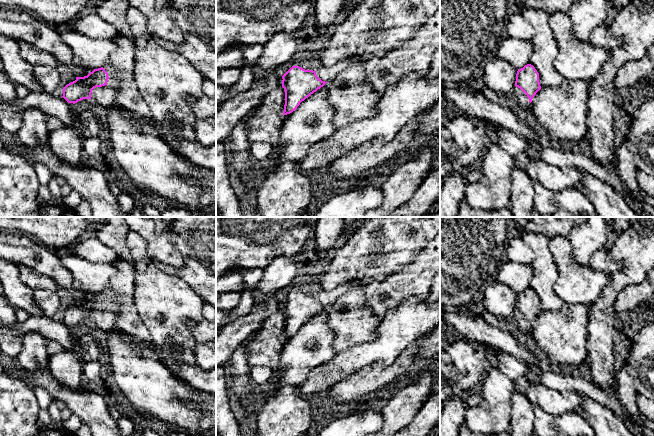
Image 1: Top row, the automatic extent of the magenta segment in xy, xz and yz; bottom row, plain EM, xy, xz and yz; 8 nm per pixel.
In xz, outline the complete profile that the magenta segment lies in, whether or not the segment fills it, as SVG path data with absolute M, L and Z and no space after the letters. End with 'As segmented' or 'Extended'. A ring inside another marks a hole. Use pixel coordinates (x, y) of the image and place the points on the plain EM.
M359 281L339 285L331 291L319 290L315 295L292 290L282 300L282 311L285 314L283 340L292 337L302 325L334 303L348 290L362 286Z. Extended

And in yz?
M531 288L518 293L512 321L519 329L528 334L536 317L541 313L539 297Z. Extended

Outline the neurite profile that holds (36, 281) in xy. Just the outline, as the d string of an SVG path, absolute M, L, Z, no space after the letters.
M24 265L19 266L19 278L32 290L47 290L54 292L58 289L58 285L52 277L39 273Z

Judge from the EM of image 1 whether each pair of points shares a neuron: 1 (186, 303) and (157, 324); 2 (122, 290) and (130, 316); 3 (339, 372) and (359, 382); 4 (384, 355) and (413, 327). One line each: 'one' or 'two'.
1: one
2: one
3: two
4: one

